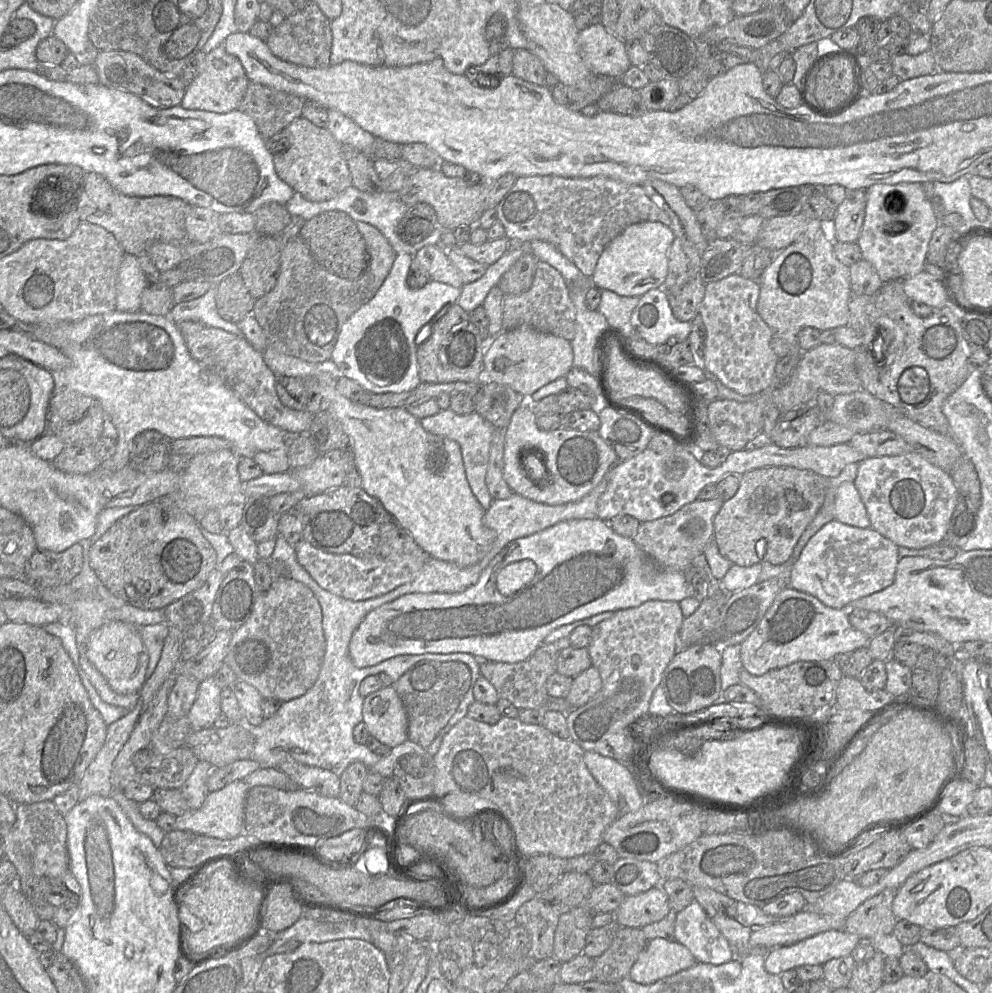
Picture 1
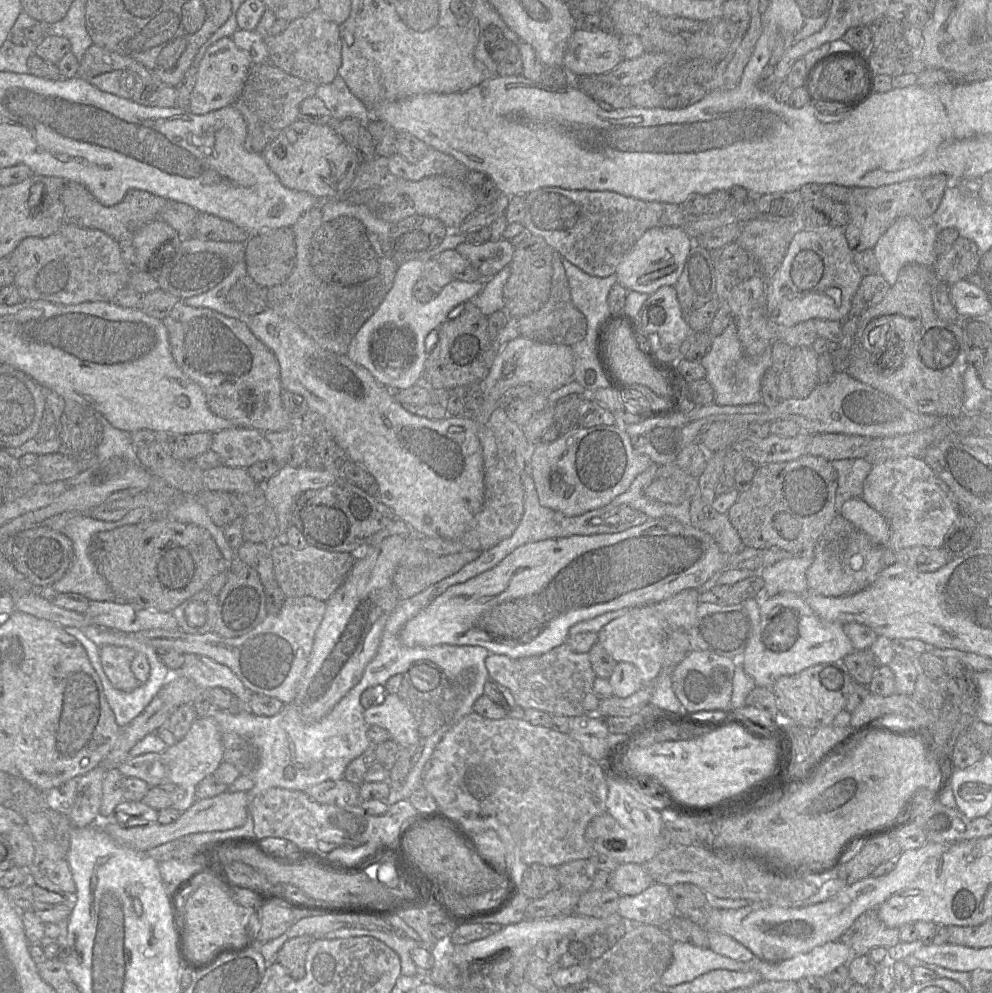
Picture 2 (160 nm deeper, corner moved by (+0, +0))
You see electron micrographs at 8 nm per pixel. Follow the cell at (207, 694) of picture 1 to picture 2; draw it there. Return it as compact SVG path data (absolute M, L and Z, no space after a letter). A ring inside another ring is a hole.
M210 714L196 717L187 734L175 745L167 747L162 756L169 776L168 781L158 787L167 792L172 807L182 813L196 801L195 791L200 781L212 775L223 761L221 734L214 718Z

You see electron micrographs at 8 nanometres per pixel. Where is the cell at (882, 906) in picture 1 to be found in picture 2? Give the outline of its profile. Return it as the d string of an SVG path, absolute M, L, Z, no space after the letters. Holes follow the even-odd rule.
M876 909L861 913L839 940L850 948L852 956L867 955L873 947L889 948L900 942L898 928L884 925Z

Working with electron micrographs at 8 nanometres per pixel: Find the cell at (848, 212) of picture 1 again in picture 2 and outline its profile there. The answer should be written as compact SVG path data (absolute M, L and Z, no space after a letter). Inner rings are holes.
M936 174L924 178L910 179L878 188L849 188L850 194L845 203L848 210L849 221L844 227L847 243L852 251L873 249L880 237L899 218L911 217L917 220L930 218L941 202L945 189L951 184L945 174Z

